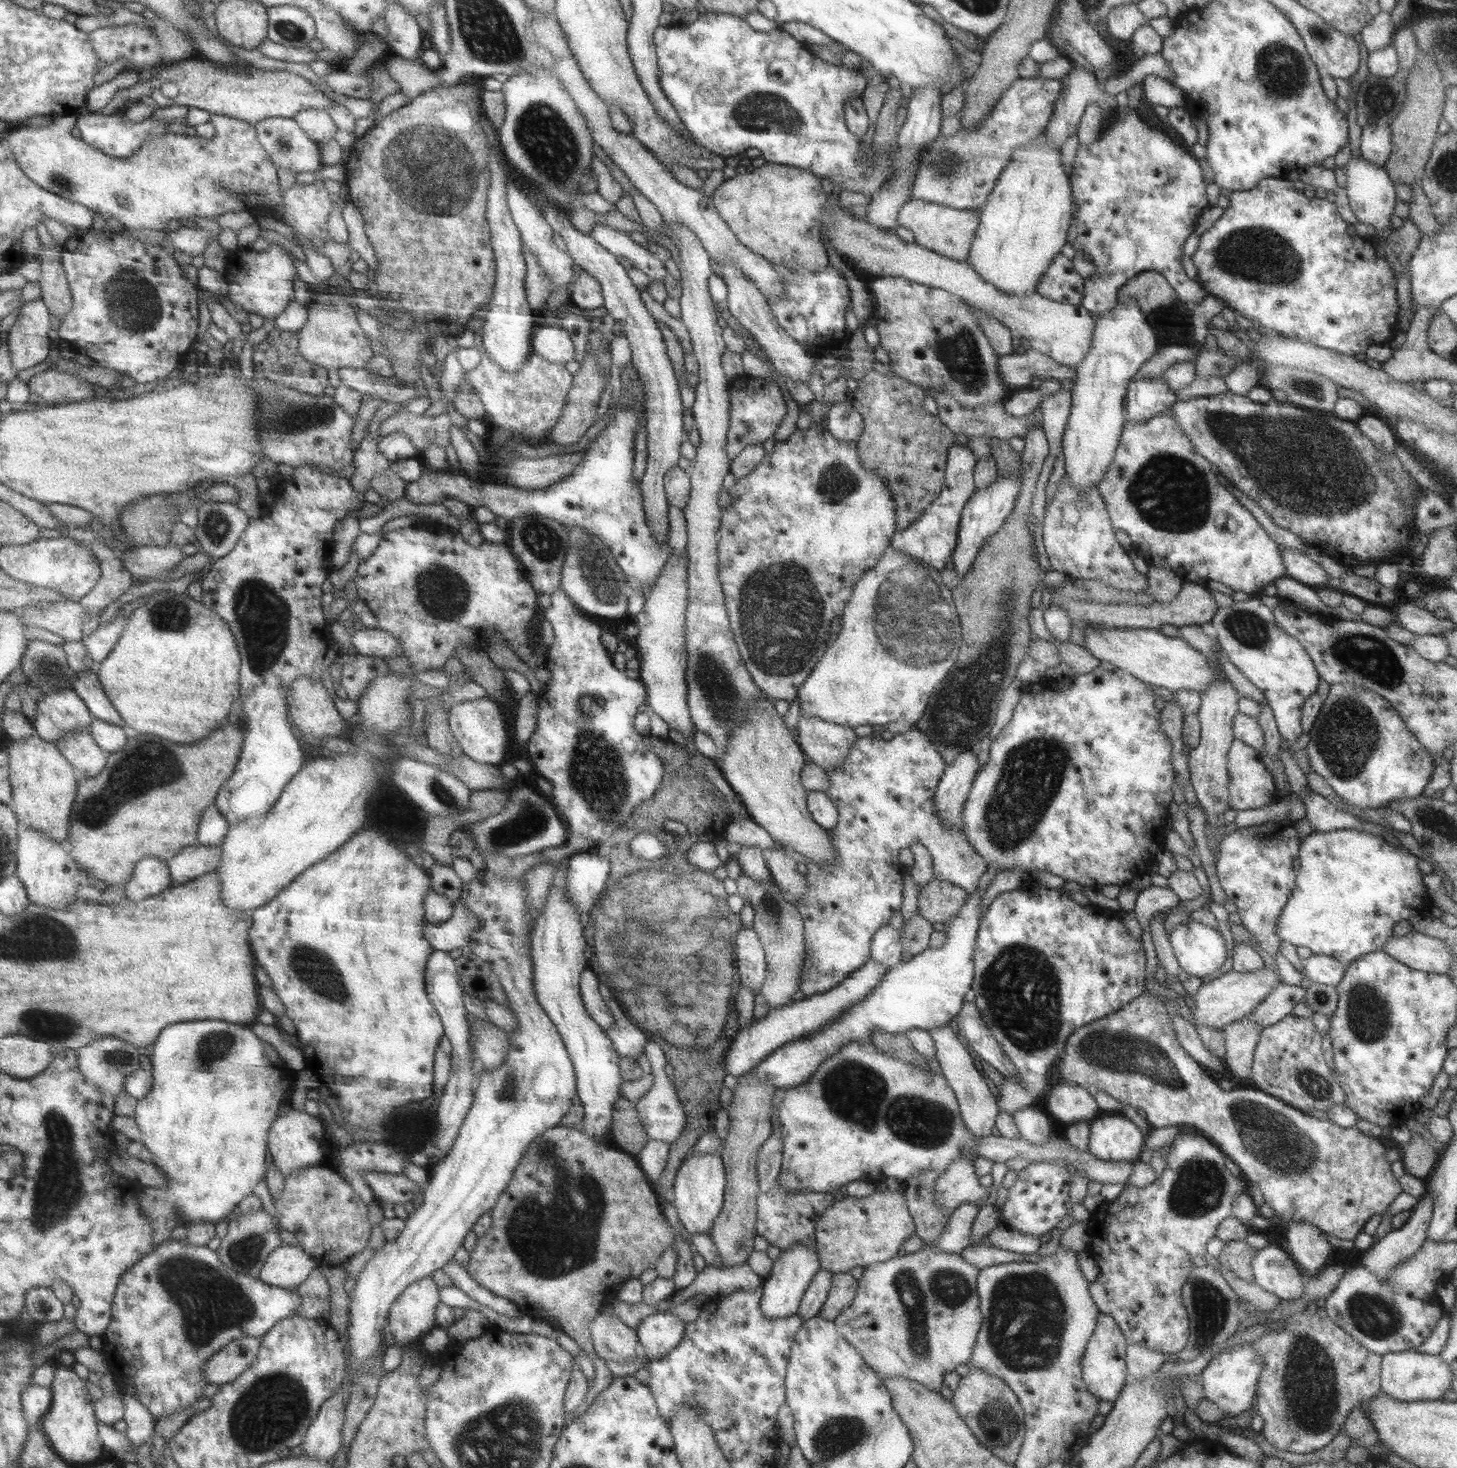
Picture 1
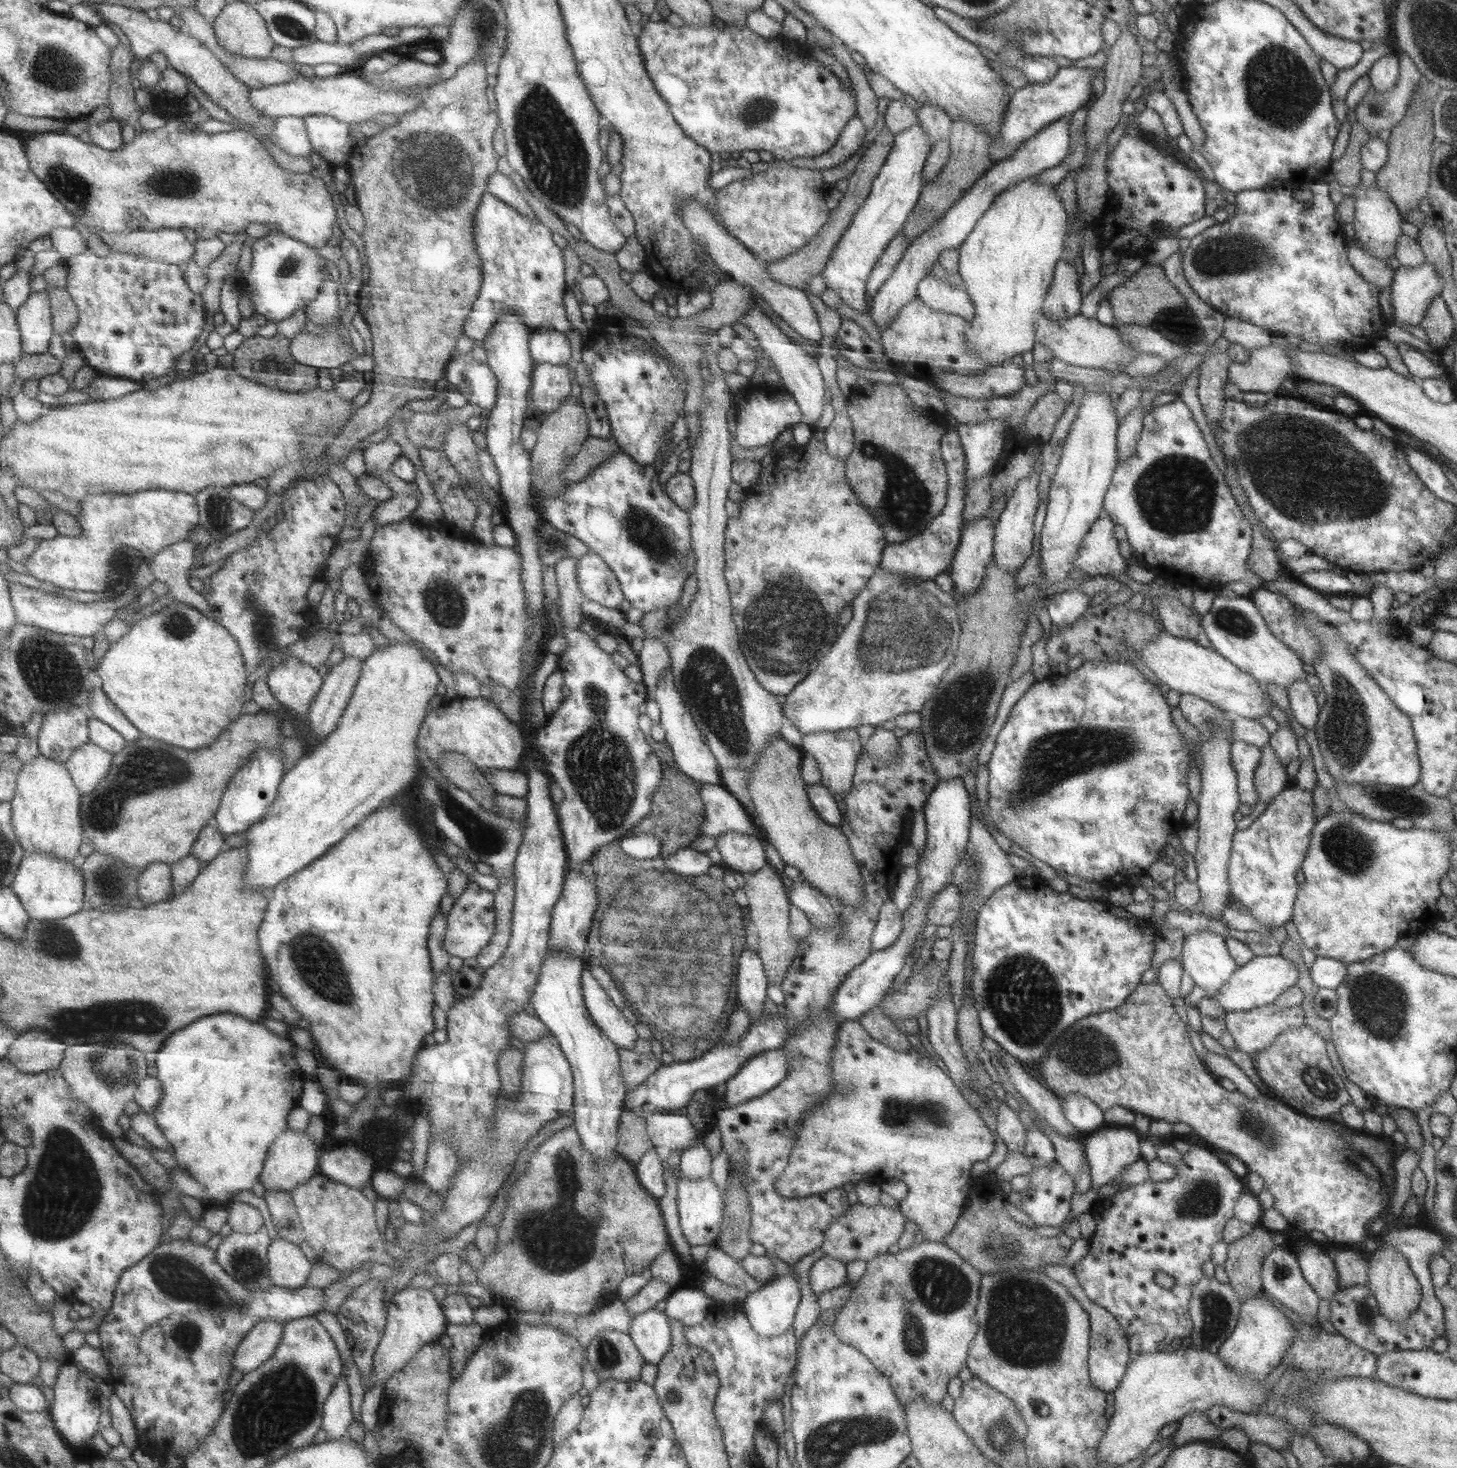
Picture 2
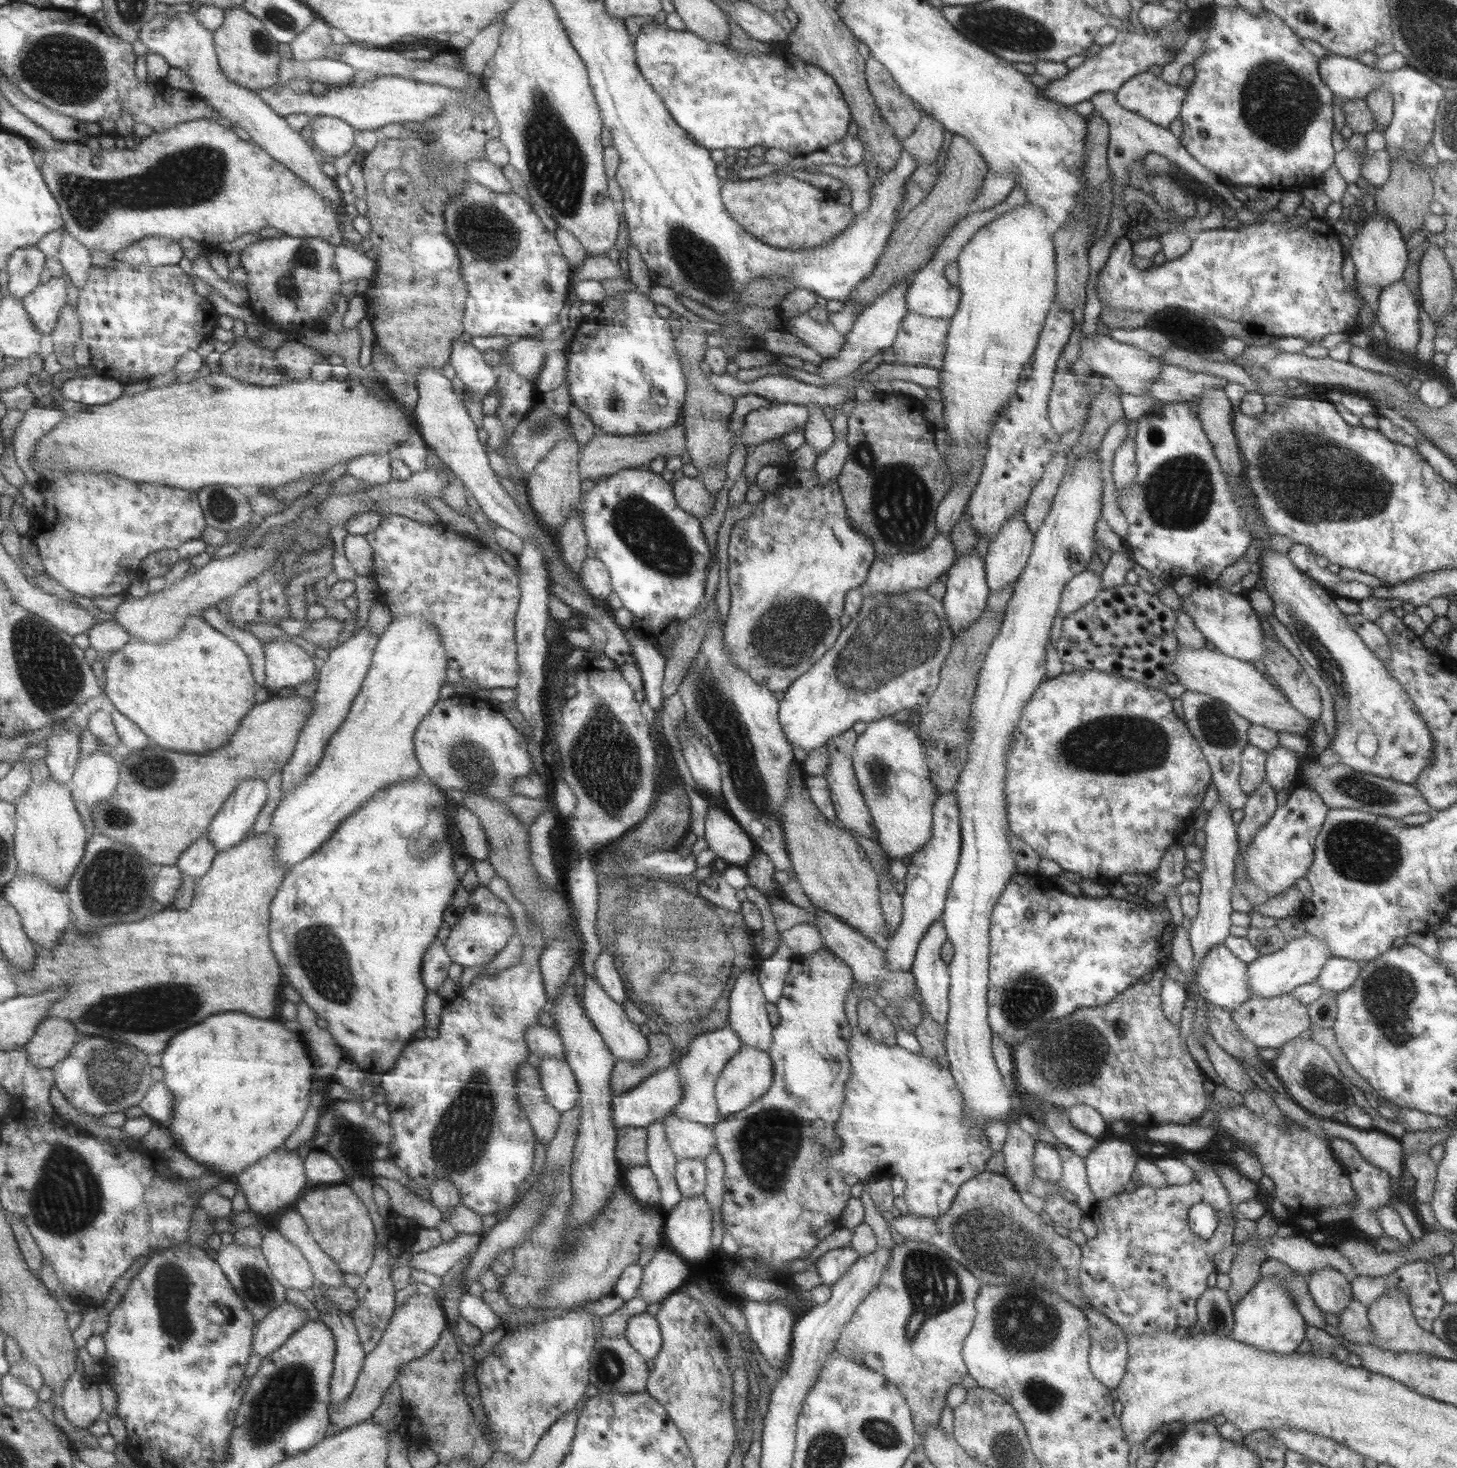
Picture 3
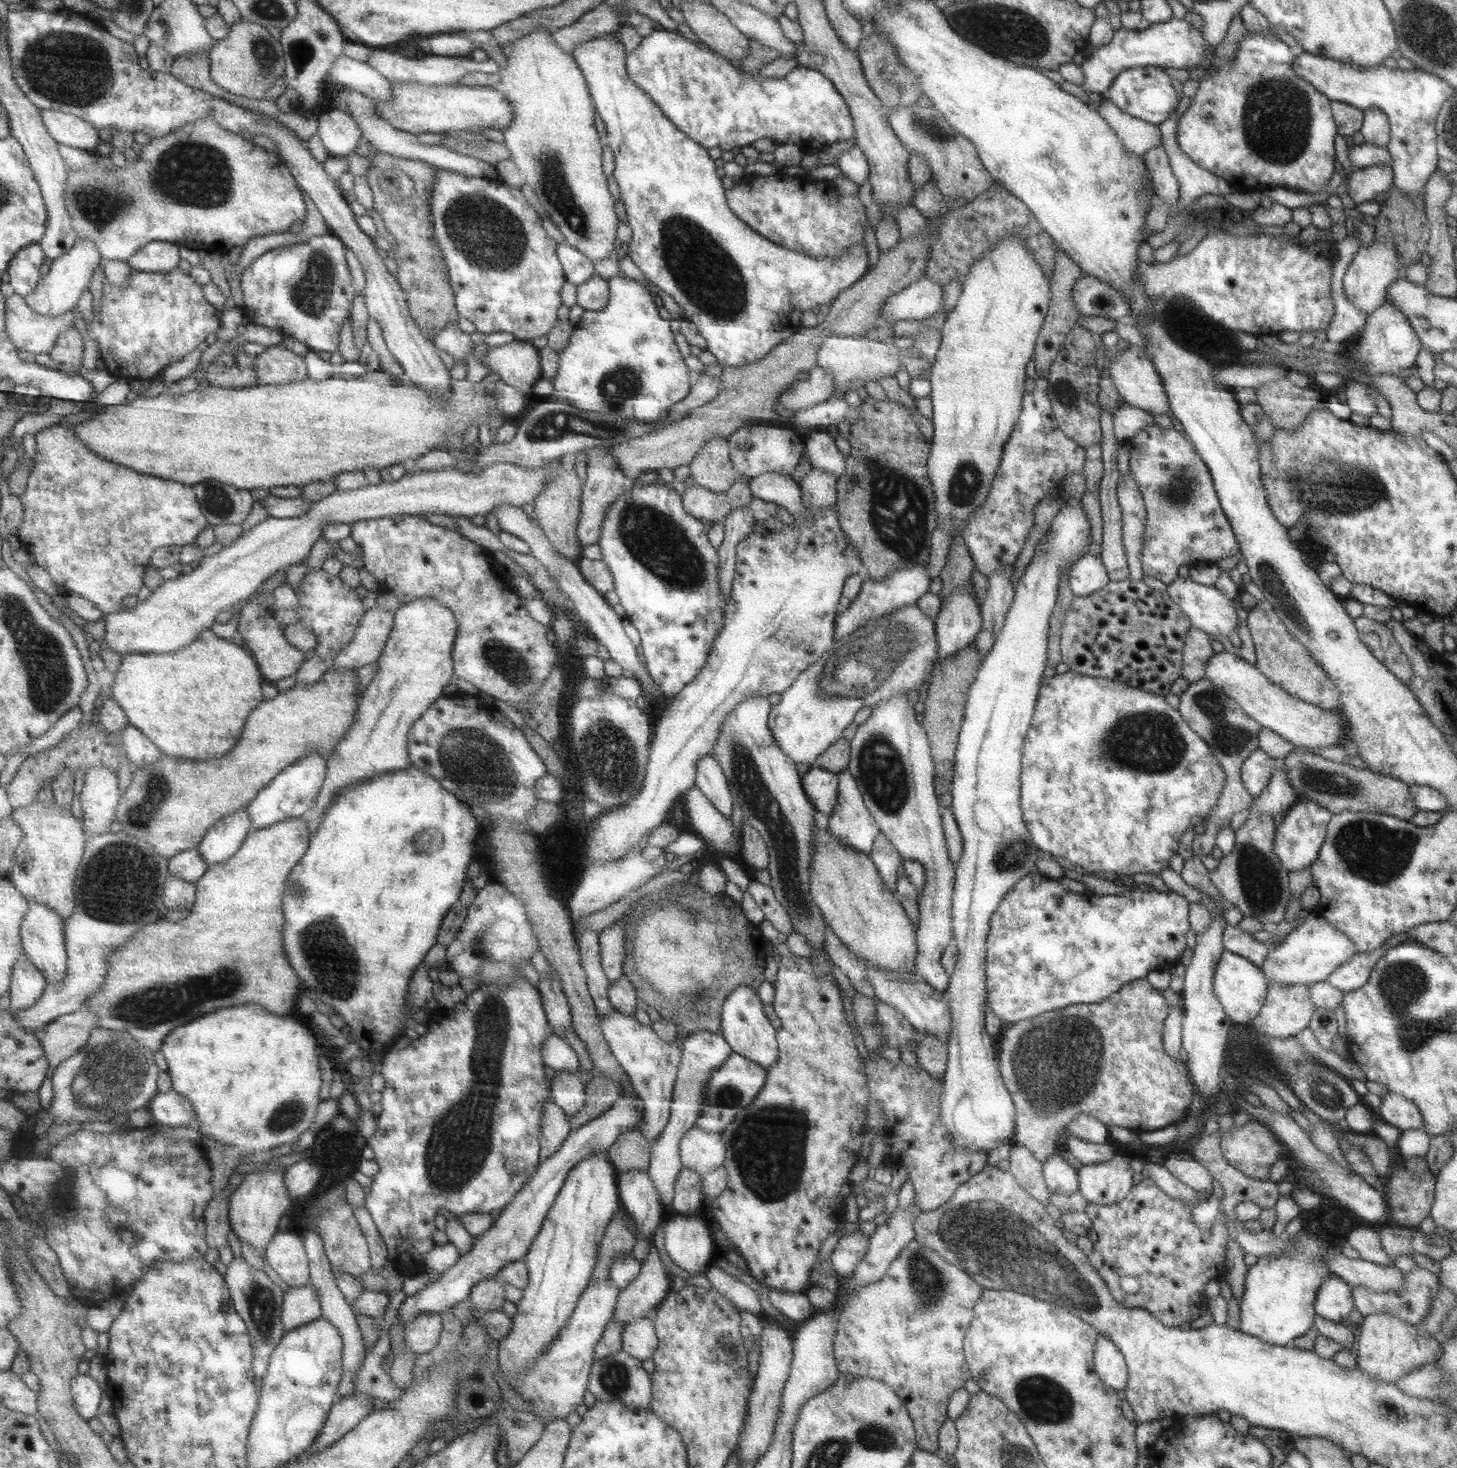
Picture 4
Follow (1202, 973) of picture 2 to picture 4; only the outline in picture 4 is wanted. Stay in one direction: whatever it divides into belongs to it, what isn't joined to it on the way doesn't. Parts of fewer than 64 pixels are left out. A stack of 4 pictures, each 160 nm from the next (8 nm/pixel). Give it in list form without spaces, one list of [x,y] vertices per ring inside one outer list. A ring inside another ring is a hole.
[[[1229,950],[1222,953],[1214,973],[1214,990],[1230,1020],[1242,1026],[1254,1020],[1265,1005],[1269,985],[1261,967]]]

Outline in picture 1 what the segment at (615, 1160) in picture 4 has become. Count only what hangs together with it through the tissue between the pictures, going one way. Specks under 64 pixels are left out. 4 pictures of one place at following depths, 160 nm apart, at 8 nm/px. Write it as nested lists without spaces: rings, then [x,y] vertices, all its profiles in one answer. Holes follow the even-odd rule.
[[[621,1096],[614,1104],[612,1136],[625,1153],[636,1157],[650,1140],[637,1114],[636,1103]]]

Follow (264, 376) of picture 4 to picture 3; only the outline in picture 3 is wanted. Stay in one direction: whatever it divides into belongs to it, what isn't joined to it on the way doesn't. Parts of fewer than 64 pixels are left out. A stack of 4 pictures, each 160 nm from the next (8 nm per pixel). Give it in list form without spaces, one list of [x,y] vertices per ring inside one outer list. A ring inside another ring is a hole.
[[[298,339],[282,344],[276,351],[282,370],[286,370],[287,375],[296,380],[312,378],[313,368],[320,361],[328,361],[329,356],[322,355]]]

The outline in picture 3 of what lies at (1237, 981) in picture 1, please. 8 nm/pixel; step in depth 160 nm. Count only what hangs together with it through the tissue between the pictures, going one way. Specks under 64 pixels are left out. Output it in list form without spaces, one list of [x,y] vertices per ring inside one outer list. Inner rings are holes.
[[[1310,933],[1298,936],[1288,941],[1280,950],[1272,954],[1260,955],[1248,965],[1247,973],[1251,993],[1253,996],[1264,998],[1293,993],[1296,987],[1318,980],[1323,965],[1328,958],[1332,957],[1331,950],[1327,948],[1322,939]]]

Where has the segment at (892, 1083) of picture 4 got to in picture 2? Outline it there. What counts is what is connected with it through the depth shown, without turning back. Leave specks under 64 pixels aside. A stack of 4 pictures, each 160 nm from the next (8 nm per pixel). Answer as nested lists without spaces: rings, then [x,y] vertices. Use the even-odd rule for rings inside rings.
[[[859,1019],[844,1021],[839,1025],[838,1040],[833,1050],[831,1066],[834,1071],[833,1093],[819,1102],[817,1106],[807,1110],[806,1115],[802,1115],[800,1129],[798,1129],[798,1141],[792,1147],[788,1167],[782,1177],[776,1181],[774,1190],[784,1198],[802,1198],[812,1194],[833,1192],[841,1189],[848,1183],[856,1184],[861,1180],[868,1180],[880,1185],[882,1182],[891,1179],[898,1179],[908,1186],[908,1196],[899,1202],[899,1209],[905,1217],[920,1226],[921,1232],[928,1241],[942,1242],[943,1238],[953,1229],[958,1217],[962,1214],[964,1203],[972,1186],[971,1168],[974,1163],[986,1161],[992,1152],[996,1150],[999,1143],[987,1128],[987,1124],[981,1118],[979,1112],[966,1100],[959,1086],[948,1076],[944,1070],[940,1069],[933,1059],[928,1058],[918,1051],[899,1051],[891,1046],[872,1038],[868,1031],[861,1025]]]

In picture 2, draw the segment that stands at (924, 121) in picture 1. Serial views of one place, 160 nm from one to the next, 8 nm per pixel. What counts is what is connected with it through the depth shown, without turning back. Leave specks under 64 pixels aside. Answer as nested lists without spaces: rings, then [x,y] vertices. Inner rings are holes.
[[[919,120],[908,130],[895,135],[890,154],[880,173],[874,178],[868,197],[836,244],[837,247],[819,276],[824,279],[828,289],[833,290],[852,309],[869,312],[866,303],[868,277],[886,247],[902,231],[910,213],[920,200],[925,187],[922,183],[922,172],[931,148],[932,144]]]

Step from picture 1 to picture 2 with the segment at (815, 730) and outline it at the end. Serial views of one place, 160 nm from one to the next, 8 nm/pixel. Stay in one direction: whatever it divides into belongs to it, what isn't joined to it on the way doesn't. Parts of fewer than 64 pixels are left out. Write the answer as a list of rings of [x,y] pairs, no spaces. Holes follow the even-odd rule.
[[[857,729],[837,730],[836,732],[825,730],[804,735],[801,749],[804,754],[811,754],[818,761],[822,785],[830,792],[844,797],[851,791],[856,765],[862,753],[862,740]]]

